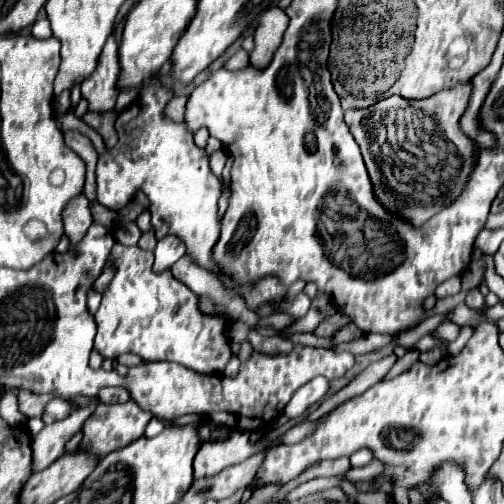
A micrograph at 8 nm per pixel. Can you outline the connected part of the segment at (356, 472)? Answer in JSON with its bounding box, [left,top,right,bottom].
[345,460,385,492]

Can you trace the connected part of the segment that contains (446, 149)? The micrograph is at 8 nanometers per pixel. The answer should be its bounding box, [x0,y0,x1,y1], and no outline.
[345,84,475,226]

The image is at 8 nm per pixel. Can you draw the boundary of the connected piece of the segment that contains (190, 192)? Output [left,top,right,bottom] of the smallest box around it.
[97,78,309,318]

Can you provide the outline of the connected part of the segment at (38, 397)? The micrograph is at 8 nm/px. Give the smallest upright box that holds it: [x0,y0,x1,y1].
[17,390,55,418]

